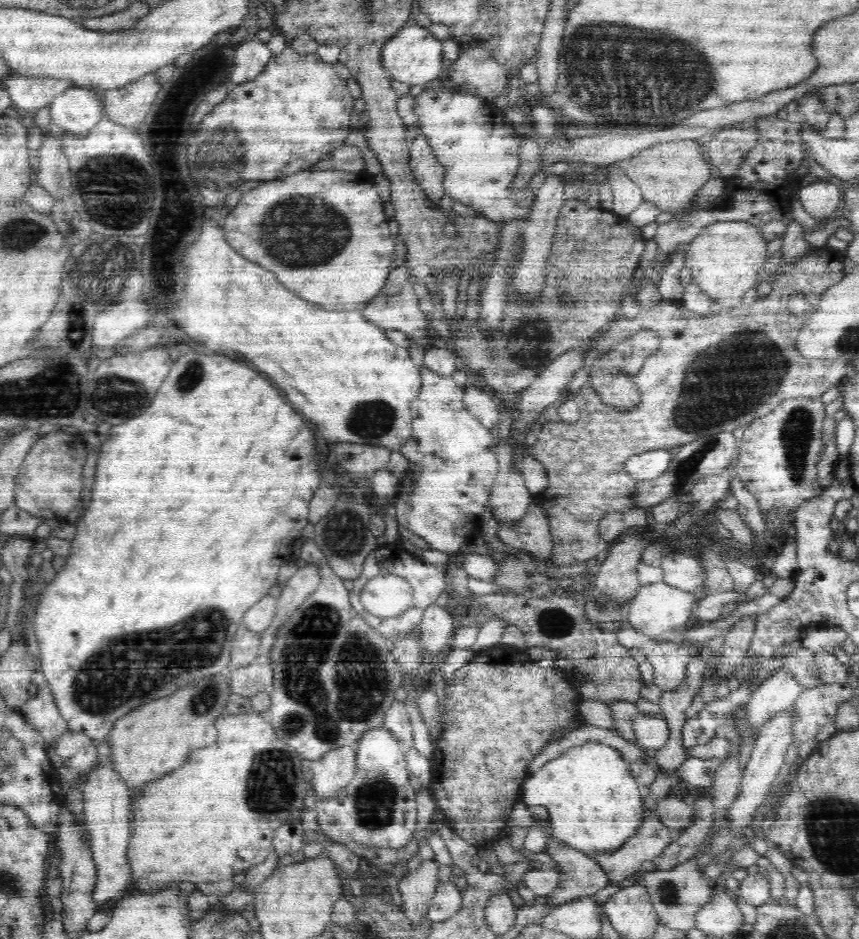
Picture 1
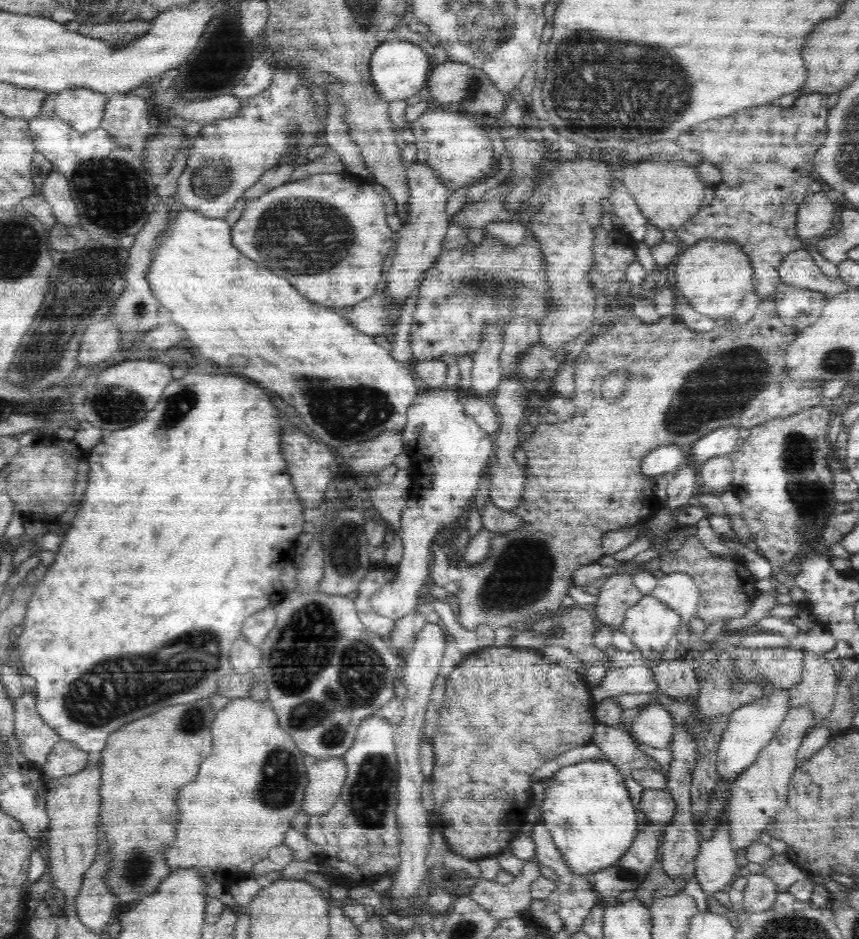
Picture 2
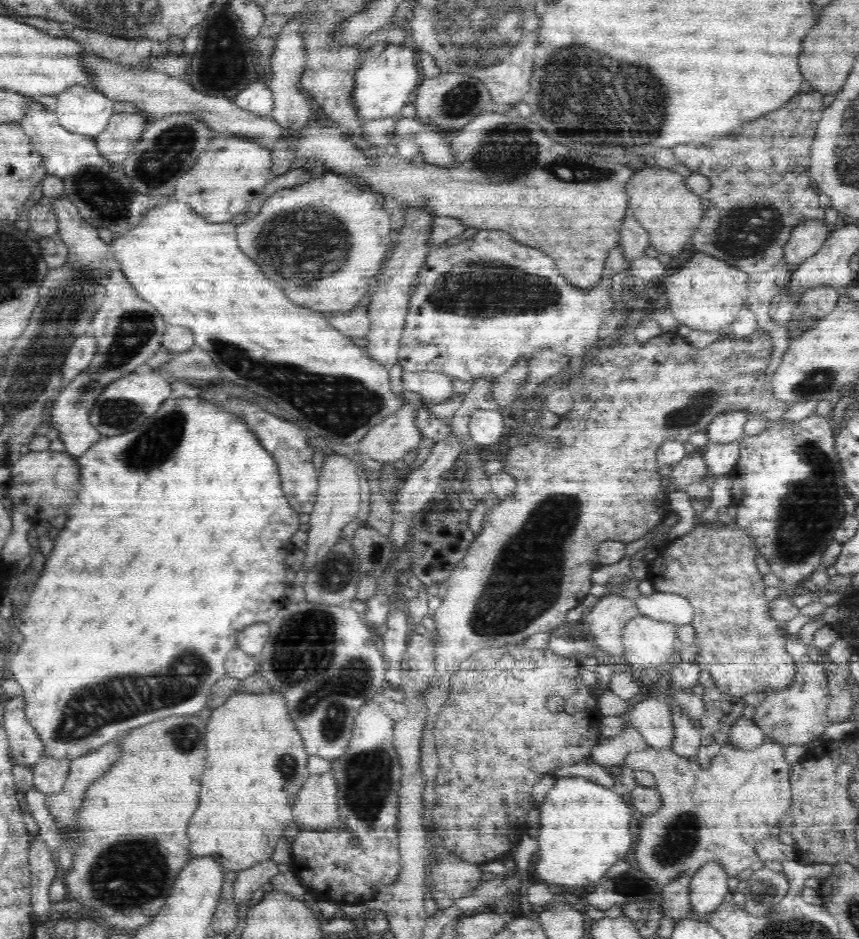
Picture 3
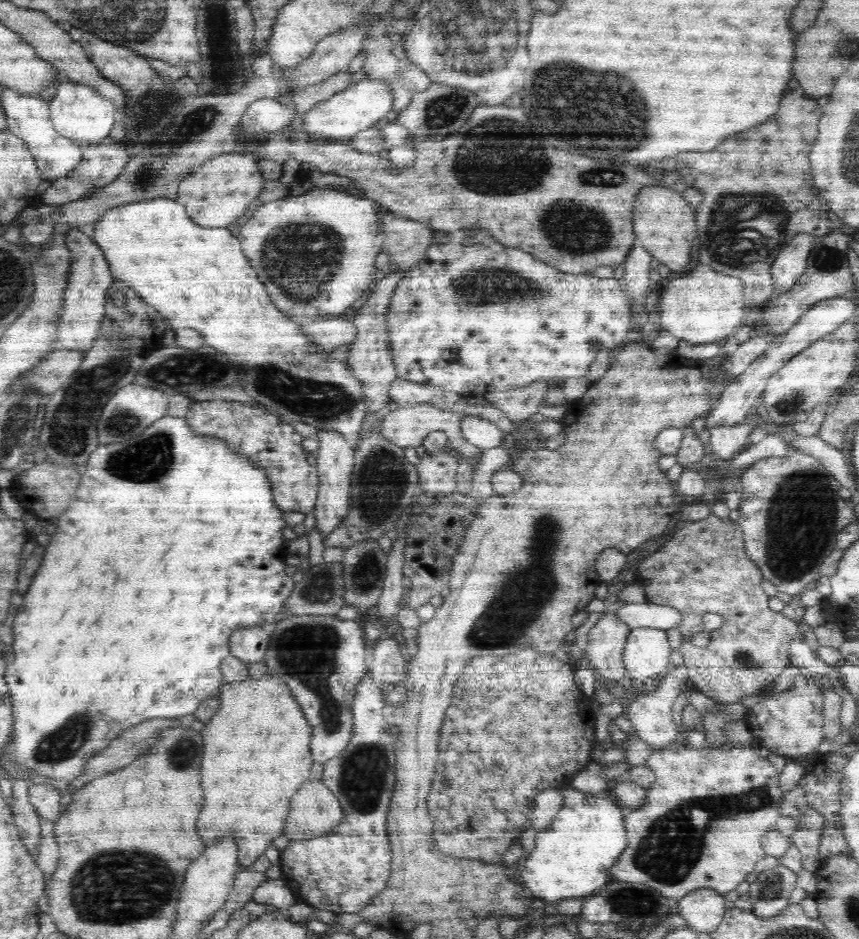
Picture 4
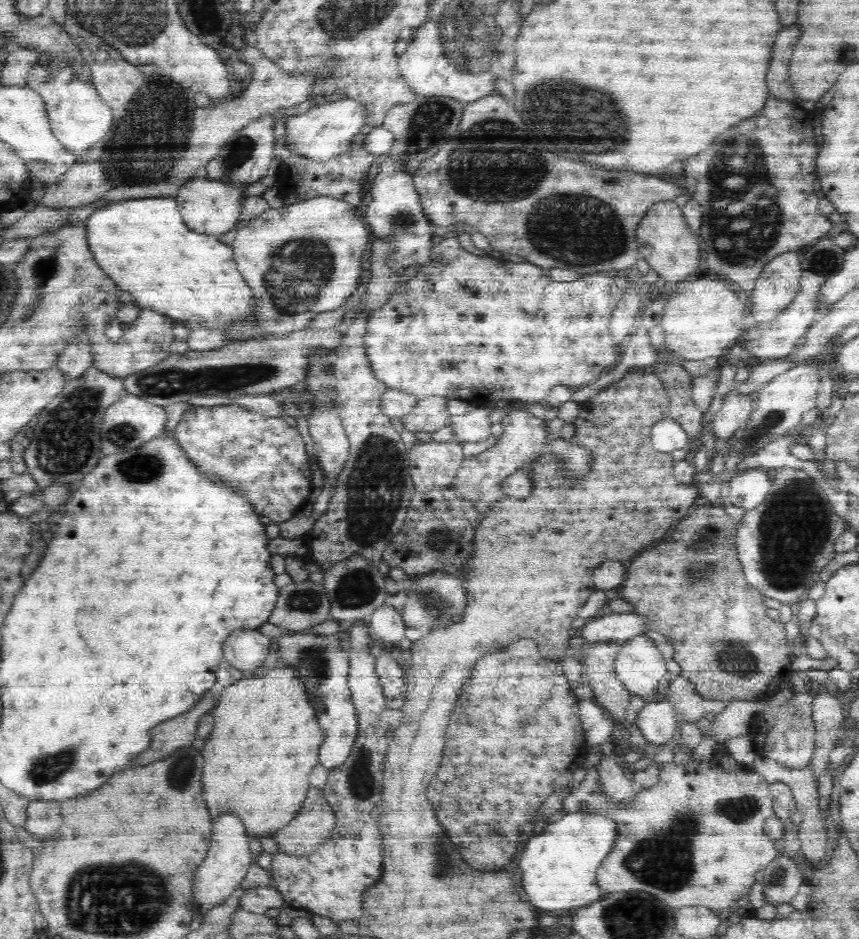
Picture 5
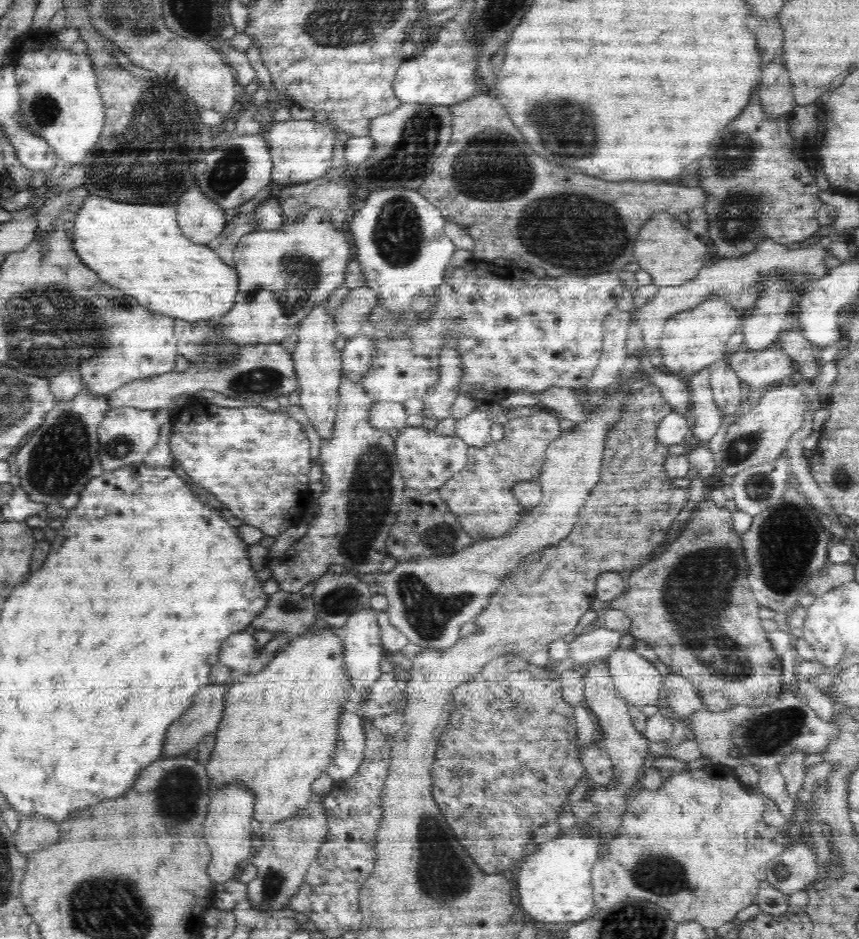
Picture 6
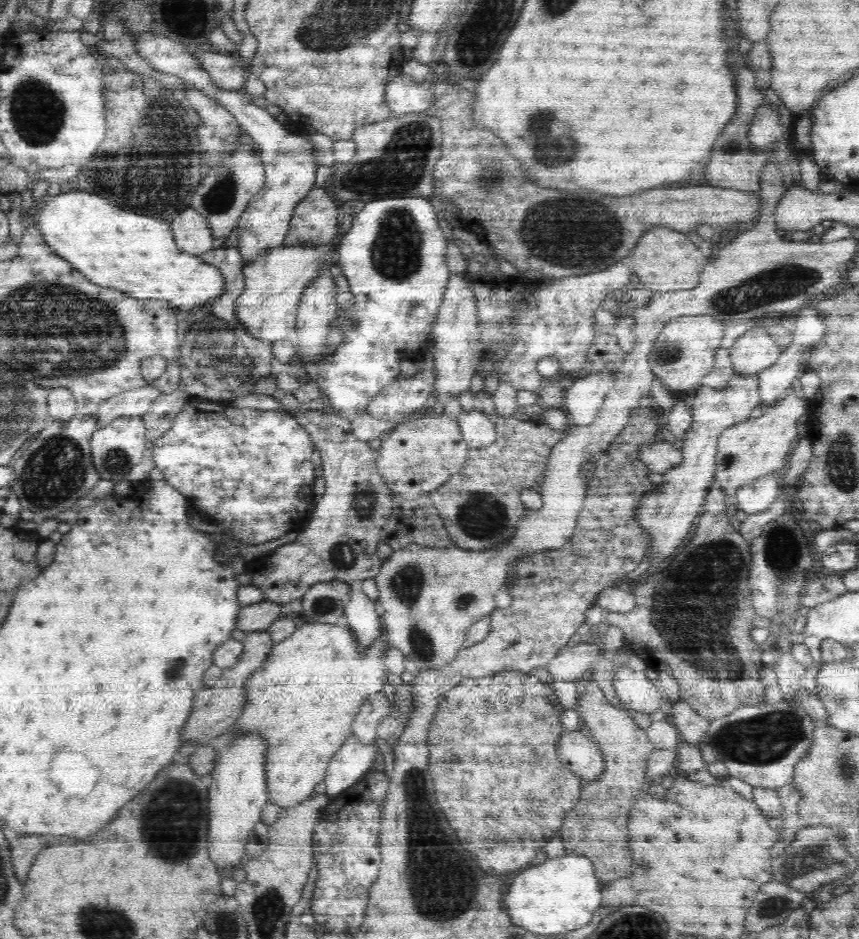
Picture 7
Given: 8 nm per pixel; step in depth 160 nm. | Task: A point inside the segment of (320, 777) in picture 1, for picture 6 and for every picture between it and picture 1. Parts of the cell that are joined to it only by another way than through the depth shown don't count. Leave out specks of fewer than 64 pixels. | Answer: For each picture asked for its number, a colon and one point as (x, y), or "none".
2: (326, 778)
3: (316, 808)
4: (315, 811)
5: (314, 823)
6: (289, 846)

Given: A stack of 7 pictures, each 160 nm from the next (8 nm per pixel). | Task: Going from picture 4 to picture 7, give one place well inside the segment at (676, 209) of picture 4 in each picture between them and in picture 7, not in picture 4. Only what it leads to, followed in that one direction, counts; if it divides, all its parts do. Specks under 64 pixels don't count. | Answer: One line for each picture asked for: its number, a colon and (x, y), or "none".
5: (665, 241)
6: (672, 254)
7: (665, 260)

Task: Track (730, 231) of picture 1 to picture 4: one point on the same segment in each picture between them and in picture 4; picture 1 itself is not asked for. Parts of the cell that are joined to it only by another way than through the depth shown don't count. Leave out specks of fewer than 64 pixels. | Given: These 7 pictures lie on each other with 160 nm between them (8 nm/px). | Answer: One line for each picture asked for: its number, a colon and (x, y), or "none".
2: (708, 269)
3: (703, 292)
4: (699, 306)

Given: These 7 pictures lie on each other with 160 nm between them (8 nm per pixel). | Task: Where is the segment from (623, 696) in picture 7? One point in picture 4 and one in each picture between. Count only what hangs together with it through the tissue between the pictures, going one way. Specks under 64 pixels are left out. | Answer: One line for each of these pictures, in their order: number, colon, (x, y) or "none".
4: (647, 652)
5: (640, 667)
6: (637, 681)

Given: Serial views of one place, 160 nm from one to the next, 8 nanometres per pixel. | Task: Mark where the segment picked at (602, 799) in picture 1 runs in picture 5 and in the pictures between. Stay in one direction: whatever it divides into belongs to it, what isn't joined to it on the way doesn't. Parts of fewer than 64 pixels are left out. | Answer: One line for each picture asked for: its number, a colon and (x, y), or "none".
2: (591, 818)
3: (585, 828)
4: (572, 858)
5: (559, 864)

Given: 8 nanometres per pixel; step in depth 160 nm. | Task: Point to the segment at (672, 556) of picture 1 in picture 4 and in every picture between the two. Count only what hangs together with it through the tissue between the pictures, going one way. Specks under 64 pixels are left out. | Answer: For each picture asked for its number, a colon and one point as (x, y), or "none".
2: (678, 591)
3: (667, 608)
4: (637, 615)

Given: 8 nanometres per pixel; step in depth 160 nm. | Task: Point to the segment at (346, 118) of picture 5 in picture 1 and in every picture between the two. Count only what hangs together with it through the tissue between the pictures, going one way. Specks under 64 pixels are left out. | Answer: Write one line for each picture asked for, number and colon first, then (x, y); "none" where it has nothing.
1: (413, 56)
2: (399, 69)
3: (383, 83)
4: (363, 105)

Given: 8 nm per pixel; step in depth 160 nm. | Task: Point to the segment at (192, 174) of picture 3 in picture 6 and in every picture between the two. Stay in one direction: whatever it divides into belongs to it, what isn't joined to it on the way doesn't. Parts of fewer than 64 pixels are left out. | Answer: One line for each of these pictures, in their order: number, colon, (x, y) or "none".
4: (218, 192)
5: (209, 207)
6: (201, 220)

